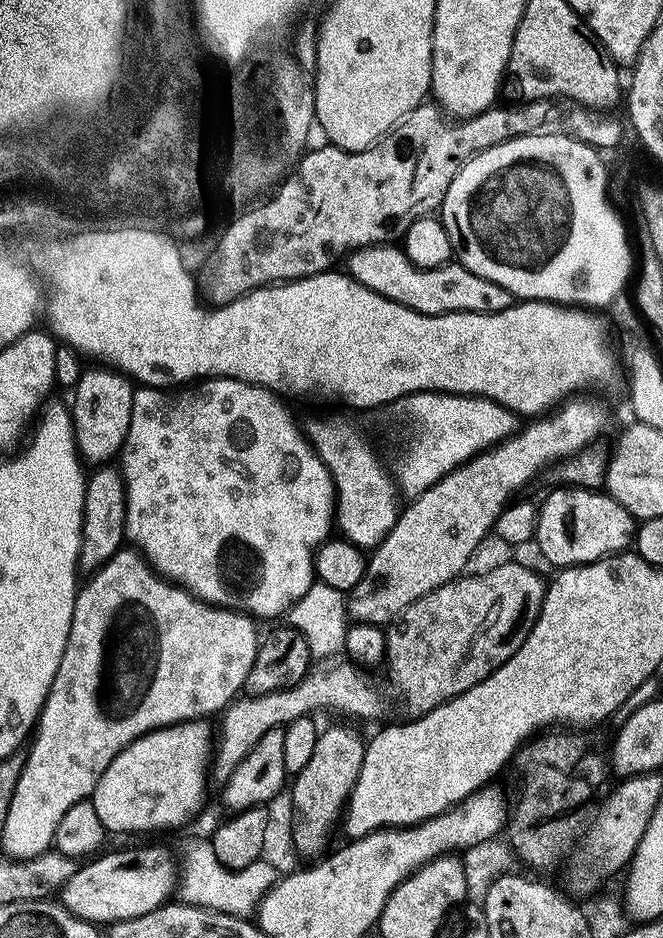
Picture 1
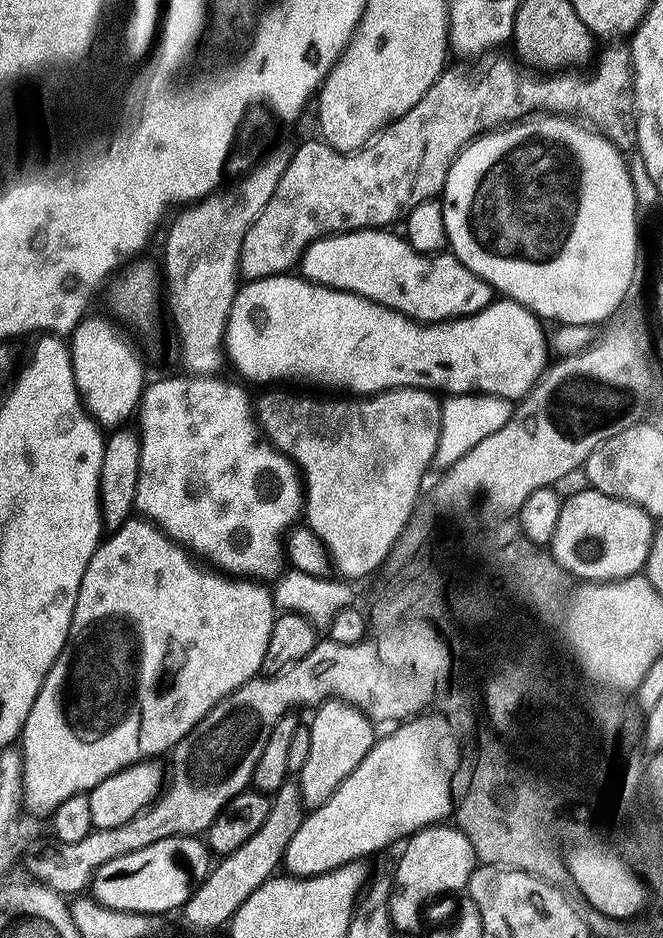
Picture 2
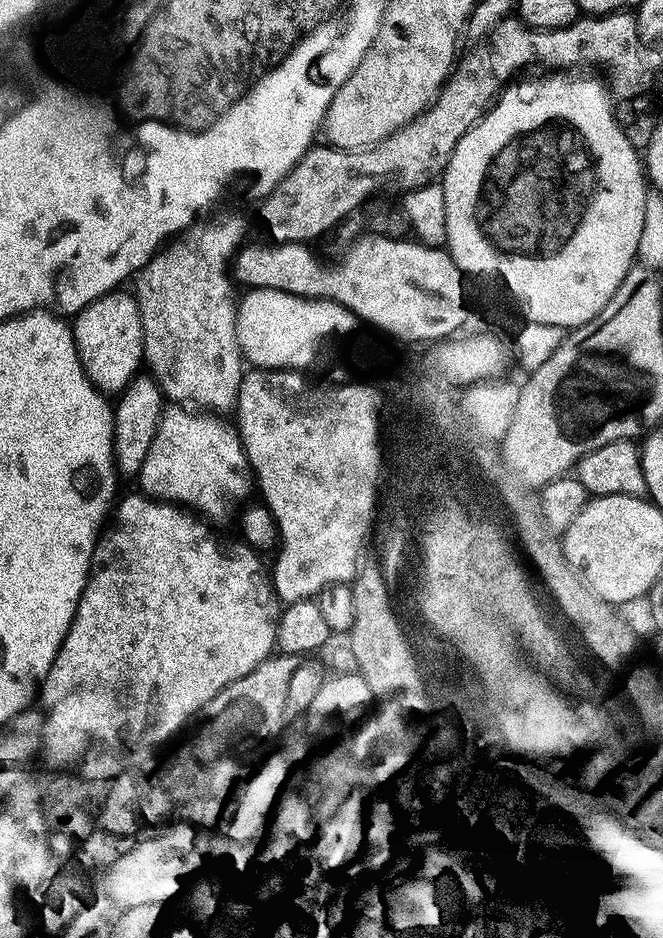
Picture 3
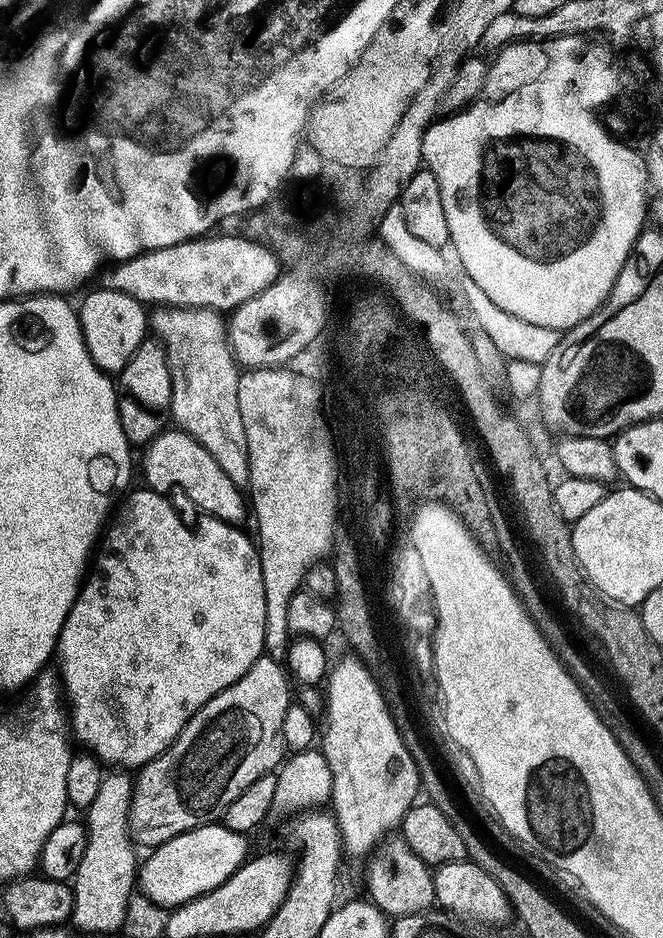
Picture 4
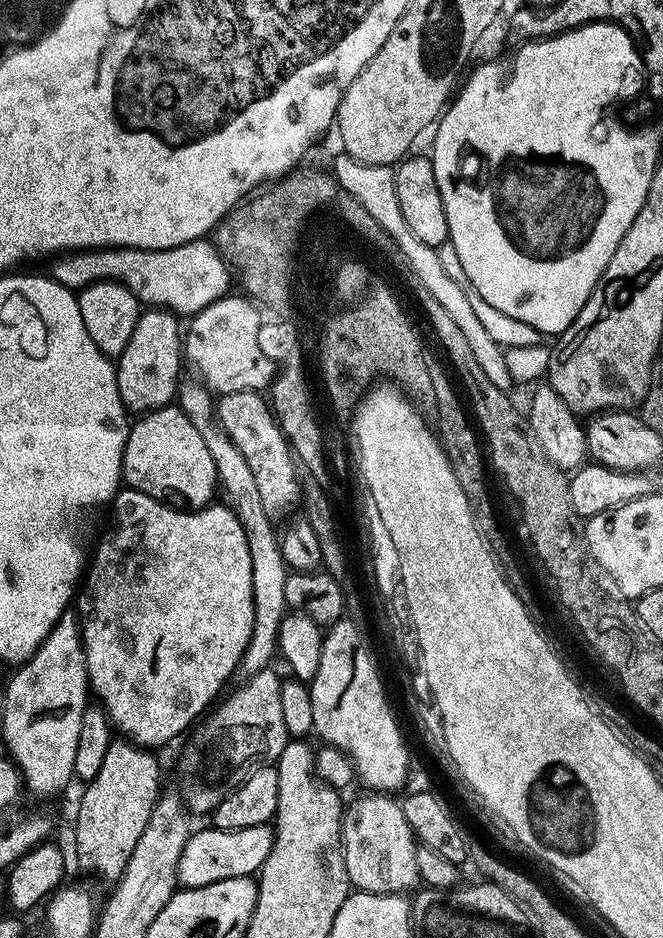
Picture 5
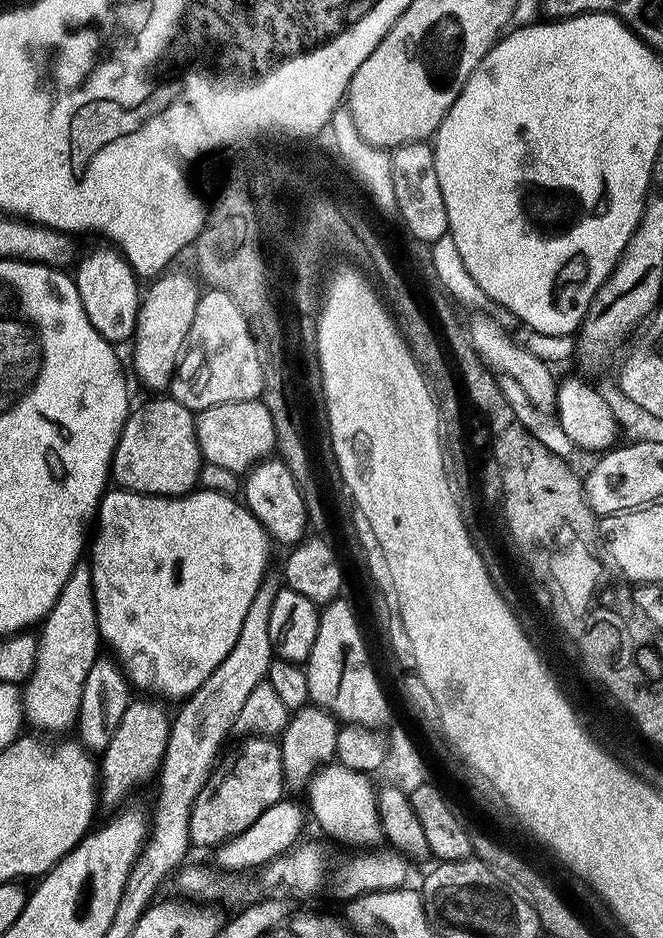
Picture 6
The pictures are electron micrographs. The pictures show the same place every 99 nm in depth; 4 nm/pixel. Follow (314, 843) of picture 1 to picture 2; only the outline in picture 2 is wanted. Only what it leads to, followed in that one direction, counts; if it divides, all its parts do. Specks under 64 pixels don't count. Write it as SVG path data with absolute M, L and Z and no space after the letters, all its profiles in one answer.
M327 699L315 709L315 712L312 721L309 721L308 724L310 751L306 756L306 762L303 763L302 770L296 776L296 785L300 791L301 803L309 811L324 805L329 800L330 794L337 789L346 777L353 773L354 767L358 766L359 762L362 762L362 758L366 756L376 741L373 721L364 716L352 704L348 704L343 700Z

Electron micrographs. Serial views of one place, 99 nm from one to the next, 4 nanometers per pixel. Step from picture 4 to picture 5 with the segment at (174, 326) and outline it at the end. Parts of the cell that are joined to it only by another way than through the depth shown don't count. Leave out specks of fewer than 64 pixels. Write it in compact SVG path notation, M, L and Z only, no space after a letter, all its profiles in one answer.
M193 382L185 383L178 392L179 408L185 412L190 422L198 428L199 434L206 442L210 455L214 458L214 465L217 467L217 478L219 487L222 489L223 499L227 507L238 518L242 526L242 534L246 534L246 546L250 546L250 582L254 594L254 630L250 634L250 642L240 659L238 669L241 677L247 678L265 671L276 655L278 649L278 626L286 614L288 603L286 602L286 578L290 569L284 563L280 553L280 542L278 530L272 526L273 517L262 506L262 494L258 491L258 482L254 482L254 474L250 466L246 466L246 460L242 458L242 450L234 446L232 439L218 427L216 419L216 404L213 393L209 392L203 384Z

